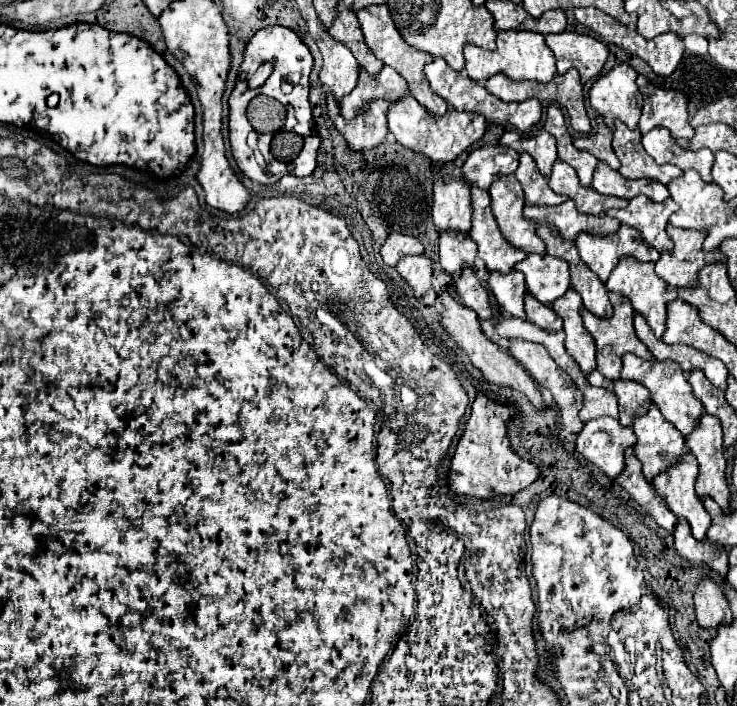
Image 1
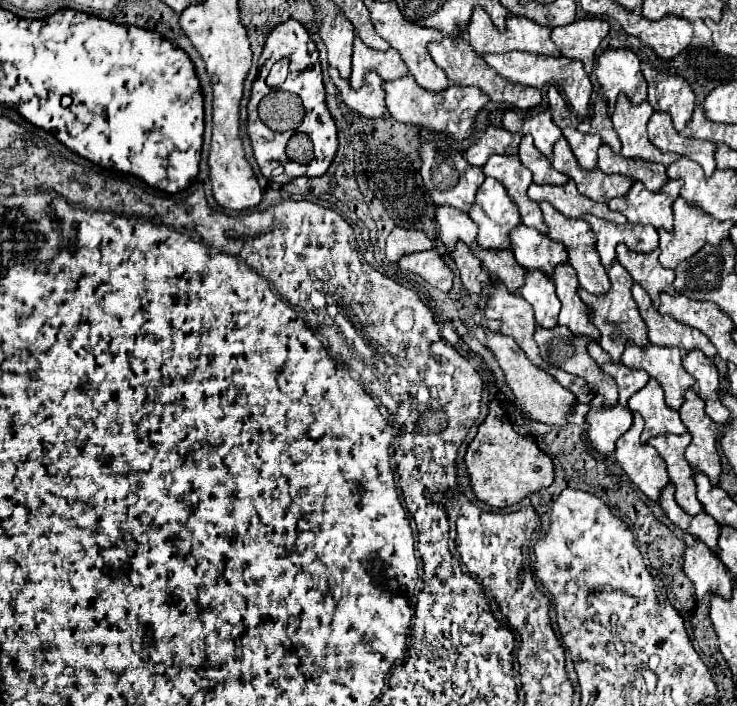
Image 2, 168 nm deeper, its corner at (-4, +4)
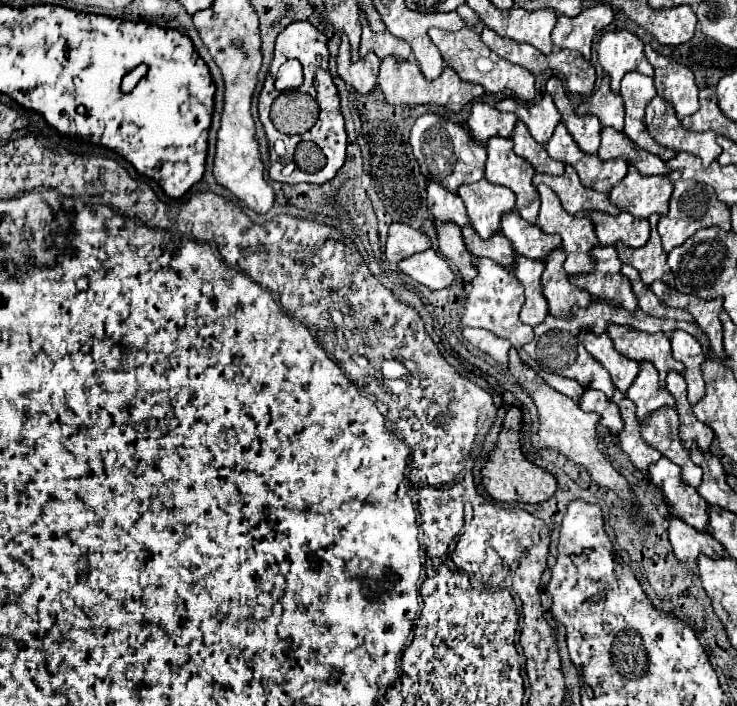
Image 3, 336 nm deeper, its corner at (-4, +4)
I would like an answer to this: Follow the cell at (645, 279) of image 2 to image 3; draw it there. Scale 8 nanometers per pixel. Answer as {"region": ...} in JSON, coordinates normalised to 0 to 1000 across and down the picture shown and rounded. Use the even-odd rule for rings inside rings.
{"region":[[[883,303],[881,309],[883,317],[883,334],[881,343],[870,351],[851,351],[845,346],[834,346],[834,354],[840,360],[840,368],[845,374],[859,377],[867,388],[870,397],[881,405],[886,397],[900,397],[902,402],[913,402],[913,385],[905,377],[905,357],[897,348],[897,337],[891,331],[891,303]]]}

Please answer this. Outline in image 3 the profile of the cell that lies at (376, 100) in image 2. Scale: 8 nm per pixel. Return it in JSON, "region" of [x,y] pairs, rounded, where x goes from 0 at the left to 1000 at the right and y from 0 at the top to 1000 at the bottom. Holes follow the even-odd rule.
{"region":[[[463,48],[463,68],[457,79],[457,102],[460,108],[476,119],[487,133],[503,133],[512,119],[514,91],[517,85],[509,76],[498,76],[495,82],[487,82],[484,88],[474,85],[474,57],[468,48]]]}

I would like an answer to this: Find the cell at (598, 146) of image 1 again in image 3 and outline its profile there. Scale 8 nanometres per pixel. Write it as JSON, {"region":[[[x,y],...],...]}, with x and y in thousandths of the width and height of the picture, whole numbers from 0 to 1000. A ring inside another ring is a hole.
{"region":[[[826,108],[815,113],[815,119],[796,136],[786,153],[783,161],[807,161],[815,173],[815,178],[829,178],[834,184],[845,184],[845,167],[848,167],[848,150],[843,144],[843,136],[829,130],[826,125]]]}

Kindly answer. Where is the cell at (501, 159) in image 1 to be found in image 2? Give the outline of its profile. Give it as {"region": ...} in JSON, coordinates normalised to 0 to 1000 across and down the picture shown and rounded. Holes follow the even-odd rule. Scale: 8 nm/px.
{"region":[[[664,178],[661,187],[631,215],[631,224],[642,235],[655,235],[661,224],[669,218],[685,218],[685,221],[701,218],[704,198],[707,198],[707,190],[693,190],[682,181]]]}

